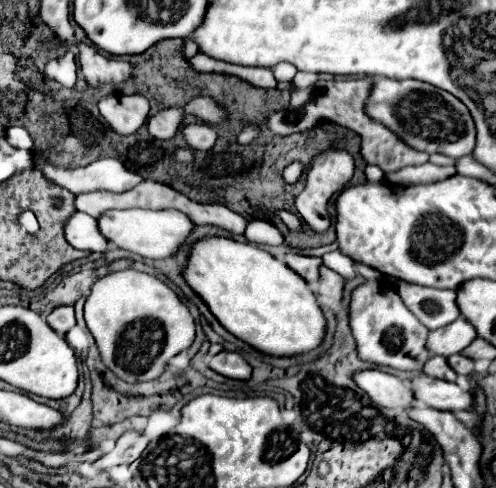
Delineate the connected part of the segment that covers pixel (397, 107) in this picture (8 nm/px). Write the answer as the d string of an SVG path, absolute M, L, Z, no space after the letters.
M376 78L366 100L366 114L392 130L404 144L428 154L440 152L452 158L470 154L476 146L476 128L468 108L450 92L420 80Z

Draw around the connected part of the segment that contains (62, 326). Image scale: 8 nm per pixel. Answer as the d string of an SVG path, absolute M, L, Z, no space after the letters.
M58 306L48 314L46 320L58 334L66 334L76 324L74 306Z

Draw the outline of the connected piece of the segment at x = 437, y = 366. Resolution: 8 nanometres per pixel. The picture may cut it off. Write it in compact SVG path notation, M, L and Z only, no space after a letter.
M432 356L426 362L424 374L432 376L432 378L442 378L442 380L448 380L448 382L456 380L456 372L448 366L448 358L440 358L440 356Z

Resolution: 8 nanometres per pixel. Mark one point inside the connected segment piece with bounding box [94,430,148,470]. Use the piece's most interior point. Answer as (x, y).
(131, 444)

